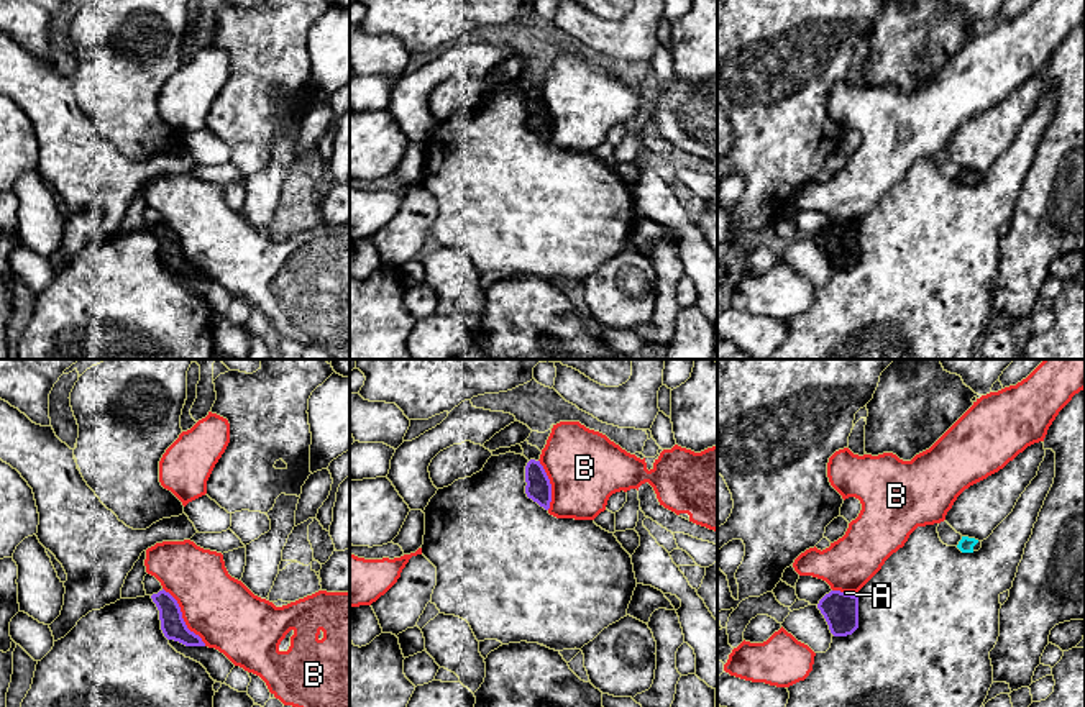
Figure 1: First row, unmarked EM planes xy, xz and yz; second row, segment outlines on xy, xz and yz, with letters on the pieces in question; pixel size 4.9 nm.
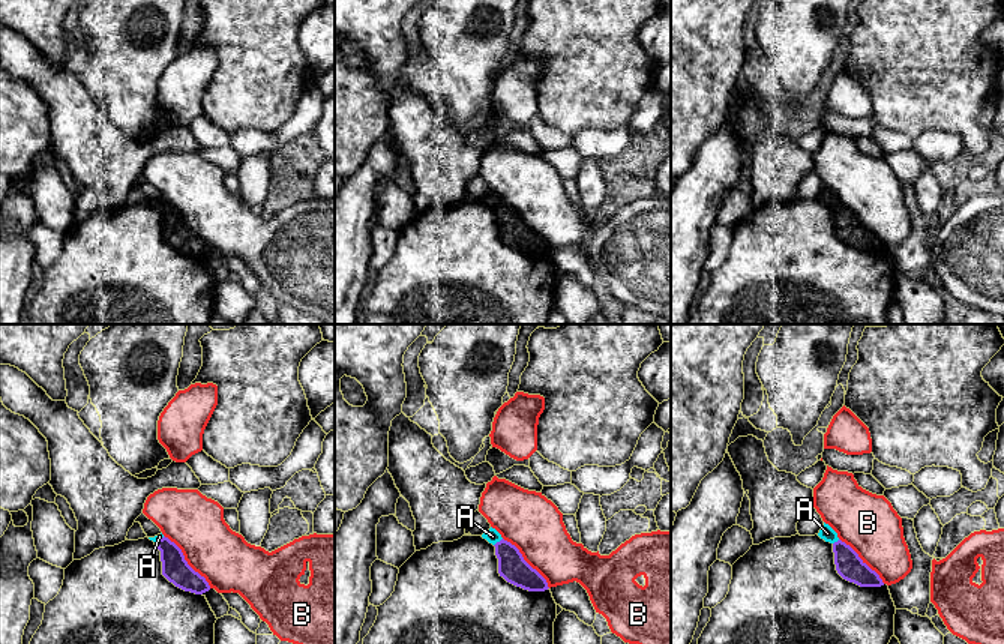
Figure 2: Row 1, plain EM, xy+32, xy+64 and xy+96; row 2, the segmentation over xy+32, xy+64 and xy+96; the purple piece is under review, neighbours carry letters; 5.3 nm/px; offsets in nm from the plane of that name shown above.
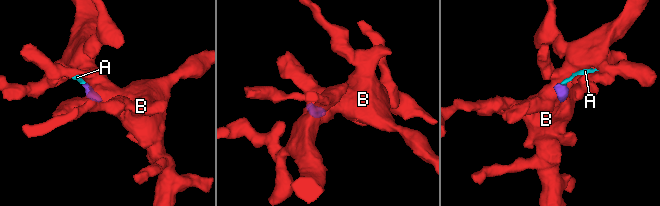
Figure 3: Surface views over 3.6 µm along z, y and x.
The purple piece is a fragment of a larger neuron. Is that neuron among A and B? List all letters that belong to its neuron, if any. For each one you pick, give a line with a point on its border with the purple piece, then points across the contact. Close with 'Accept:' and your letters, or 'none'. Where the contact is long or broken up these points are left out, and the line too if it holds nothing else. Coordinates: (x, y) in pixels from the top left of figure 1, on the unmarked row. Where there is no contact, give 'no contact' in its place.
A: yz (851, 227) | across yz (841, 243), (851, 227), (846, 225)
Accept: A

